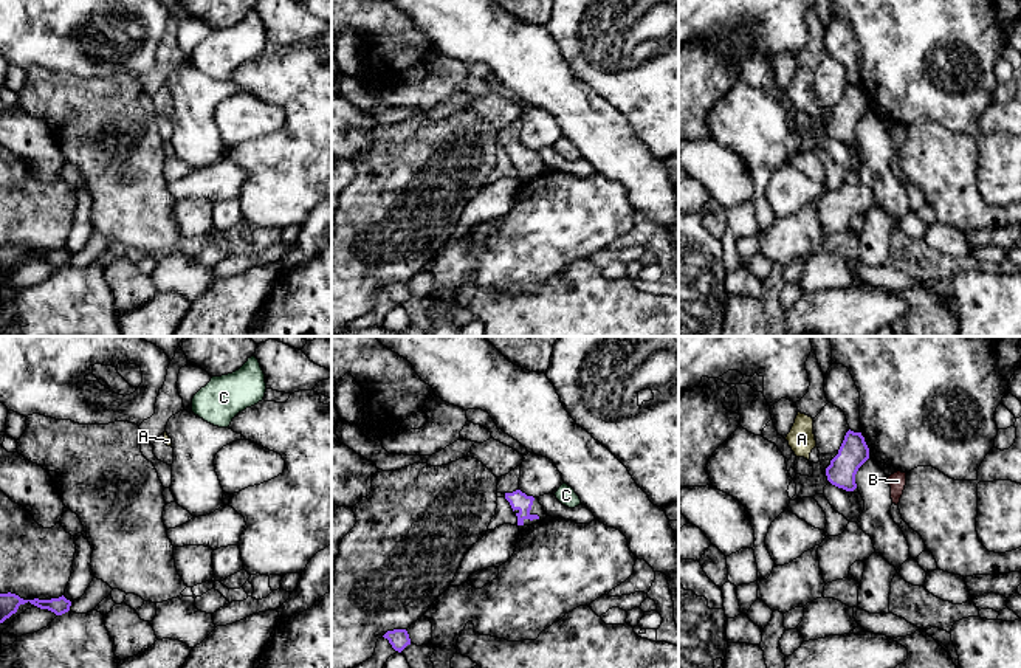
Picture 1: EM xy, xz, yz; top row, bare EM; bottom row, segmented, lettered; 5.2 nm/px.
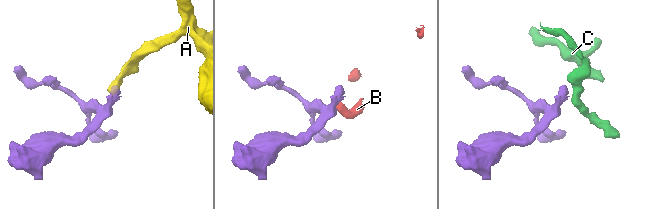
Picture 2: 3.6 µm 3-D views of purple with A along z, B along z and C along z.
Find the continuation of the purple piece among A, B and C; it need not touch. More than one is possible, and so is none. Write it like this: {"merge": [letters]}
{"merge": ["A"]}

